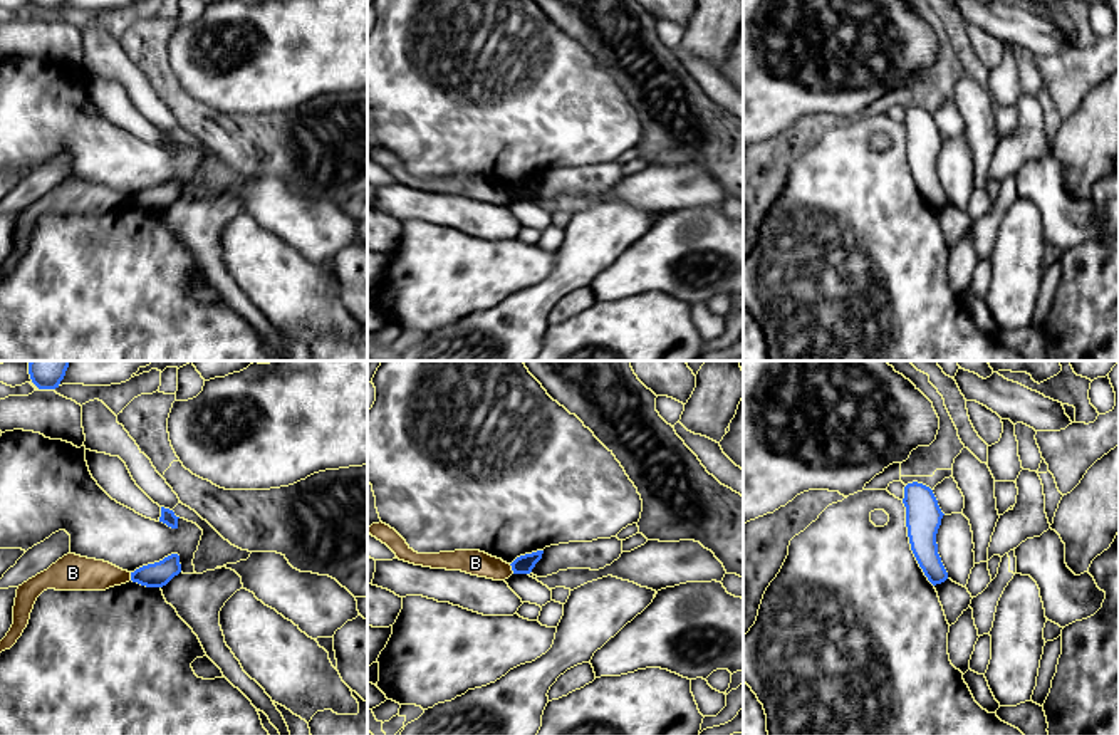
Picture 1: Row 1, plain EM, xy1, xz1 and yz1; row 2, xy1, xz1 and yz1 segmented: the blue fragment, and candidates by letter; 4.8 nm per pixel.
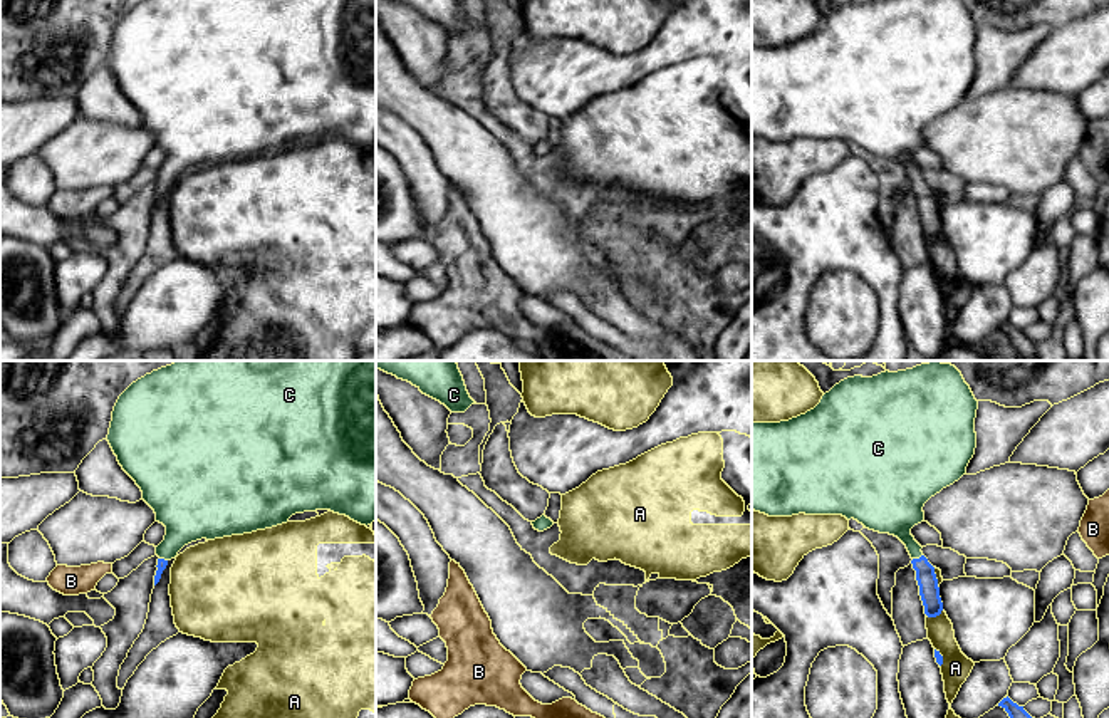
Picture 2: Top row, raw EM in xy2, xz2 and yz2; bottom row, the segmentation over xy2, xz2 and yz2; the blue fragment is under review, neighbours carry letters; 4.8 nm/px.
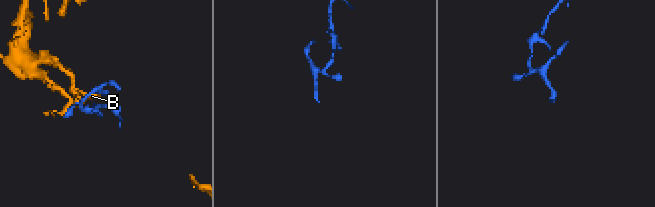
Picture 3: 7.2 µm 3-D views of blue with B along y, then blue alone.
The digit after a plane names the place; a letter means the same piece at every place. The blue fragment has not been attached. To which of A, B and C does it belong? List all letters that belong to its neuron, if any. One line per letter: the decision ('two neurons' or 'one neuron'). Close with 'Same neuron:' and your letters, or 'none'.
A: two neurons
B: two neurons
C: one neuron
Same neuron: C

